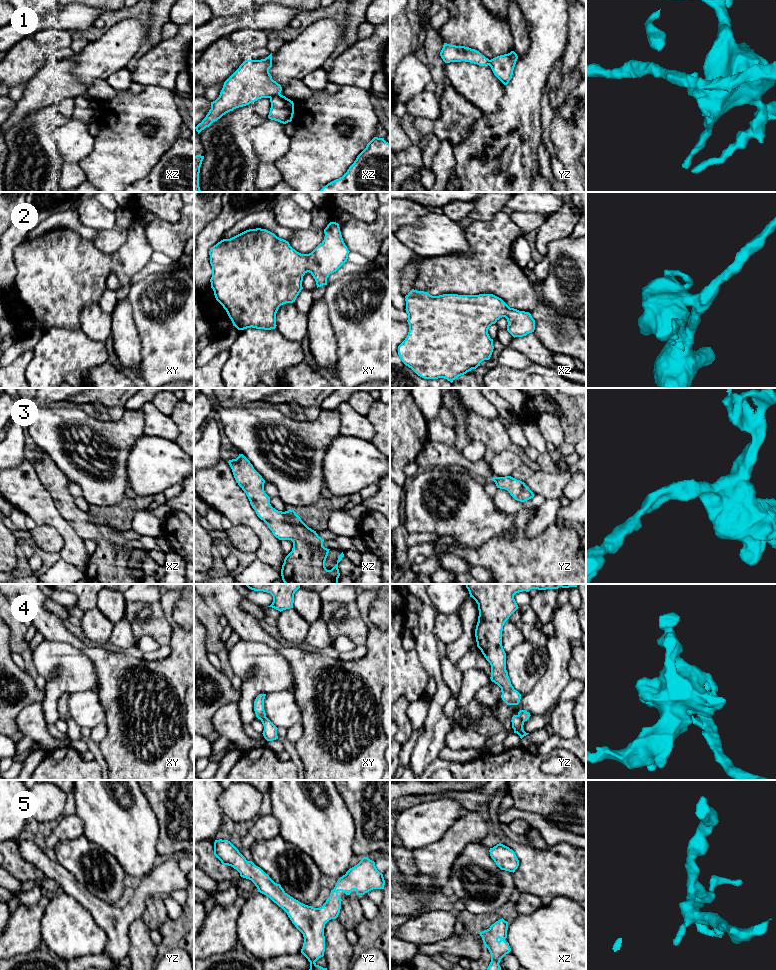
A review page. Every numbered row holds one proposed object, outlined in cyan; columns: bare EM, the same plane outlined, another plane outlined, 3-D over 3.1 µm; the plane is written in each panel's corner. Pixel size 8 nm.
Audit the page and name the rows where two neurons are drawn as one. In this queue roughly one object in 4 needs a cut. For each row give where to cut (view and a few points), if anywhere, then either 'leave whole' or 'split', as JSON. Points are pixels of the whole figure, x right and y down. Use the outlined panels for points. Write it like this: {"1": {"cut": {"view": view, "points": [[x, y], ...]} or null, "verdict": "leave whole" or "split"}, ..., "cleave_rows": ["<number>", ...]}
{"1": {"cut": {"view": "xz", "points": [[279, 93], [270, 98]]}, "verdict": "split"}, "2": {"cut": null, "verdict": "leave whole"}, "3": {"cut": null, "verdict": "leave whole"}, "4": {"cut": null, "verdict": "leave whole"}, "5": {"cut": null, "verdict": "leave whole"}, "cleave_rows": ["1"]}

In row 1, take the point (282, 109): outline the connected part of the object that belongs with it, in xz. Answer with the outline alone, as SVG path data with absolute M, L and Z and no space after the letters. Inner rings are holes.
M279 94L270 98L271 108L268 118L286 124L292 121L294 103L285 96Z

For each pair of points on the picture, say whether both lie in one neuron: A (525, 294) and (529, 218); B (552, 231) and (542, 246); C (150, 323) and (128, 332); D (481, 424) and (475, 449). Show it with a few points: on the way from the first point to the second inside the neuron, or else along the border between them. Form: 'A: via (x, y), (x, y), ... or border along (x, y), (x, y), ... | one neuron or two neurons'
A: border along (510, 215), (510, 219), (524, 234) | two neurons
B: via (548, 235), (542, 242) | one neuron
C: border along (131, 305), (131, 314), (139, 337), (141, 351) | two neurons
D: border along (486, 446), (479, 460), (469, 461), (460, 453) | two neurons

